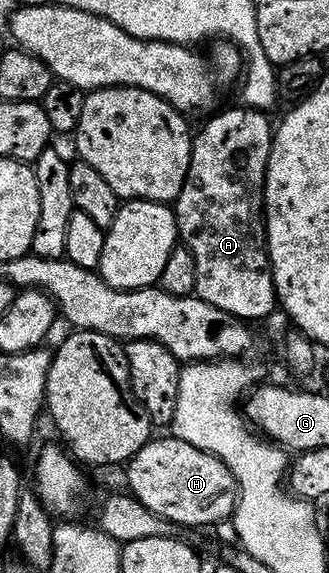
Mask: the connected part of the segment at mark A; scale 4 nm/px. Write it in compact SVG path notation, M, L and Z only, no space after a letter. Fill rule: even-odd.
M239 107L240 109L224 109L217 117L212 117L201 127L192 139L192 154L190 167L186 171L186 179L182 183L182 191L176 196L174 212L176 215L176 231L179 240L194 255L194 271L196 272L195 296L206 303L218 307L229 313L231 317L238 317L245 322L252 323L255 317L264 317L273 308L277 308L276 288L272 282L272 266L268 264L268 246L266 244L266 226L264 223L264 180L266 179L266 163L270 159L270 147L274 132L273 122L268 122L269 114L263 109Z

